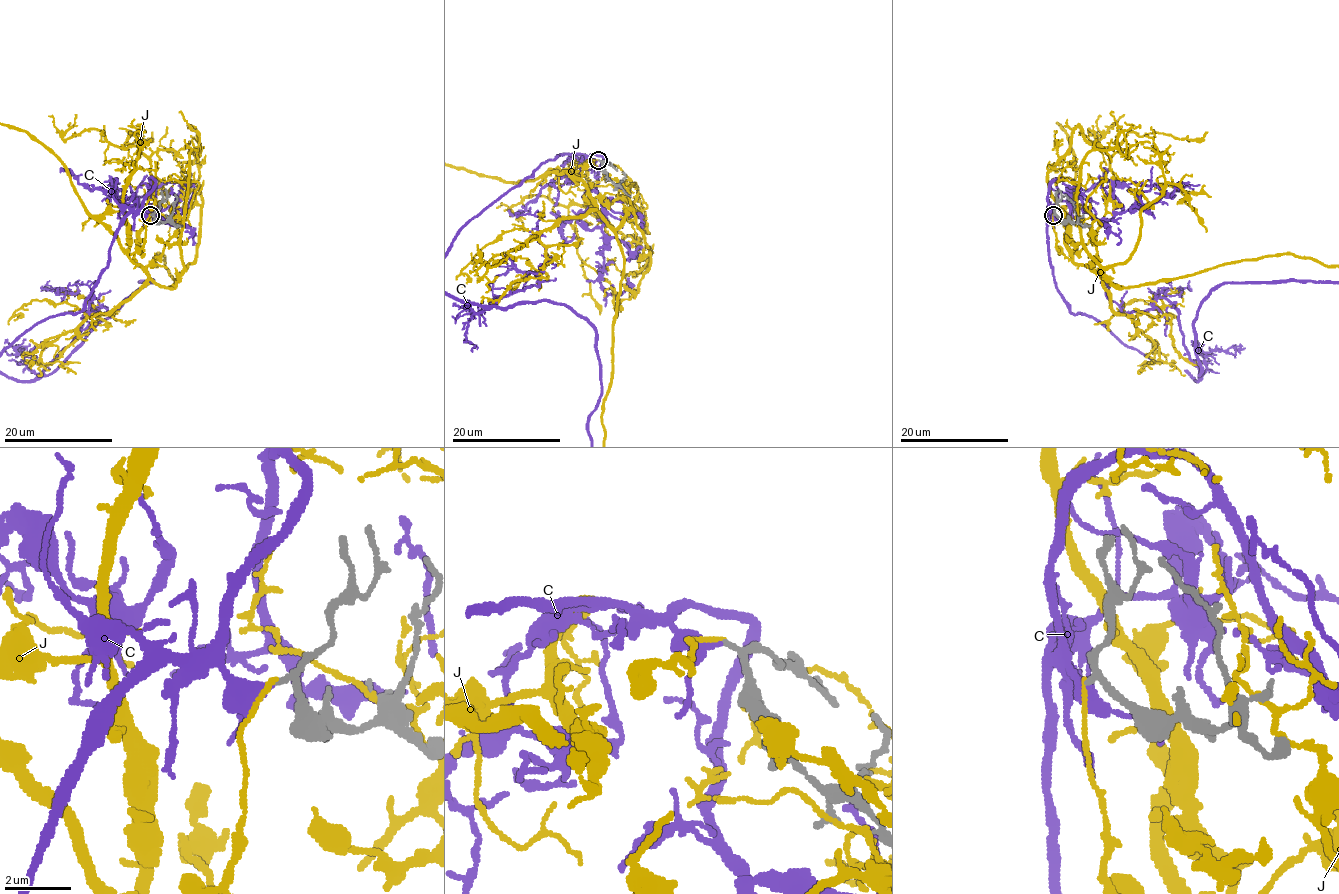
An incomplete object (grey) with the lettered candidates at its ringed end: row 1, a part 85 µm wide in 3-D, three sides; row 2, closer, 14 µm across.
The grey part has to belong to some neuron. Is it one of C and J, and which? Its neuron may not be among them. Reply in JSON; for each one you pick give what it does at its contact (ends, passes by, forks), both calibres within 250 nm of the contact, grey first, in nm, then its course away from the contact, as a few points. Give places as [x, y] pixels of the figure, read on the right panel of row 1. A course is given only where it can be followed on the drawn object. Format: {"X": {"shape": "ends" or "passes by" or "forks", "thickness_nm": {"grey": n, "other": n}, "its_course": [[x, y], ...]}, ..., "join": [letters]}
{"C": {"shape": "ends", "thickness_nm": {"grey": 150, "other": 360}}, "join": ["C"]}

